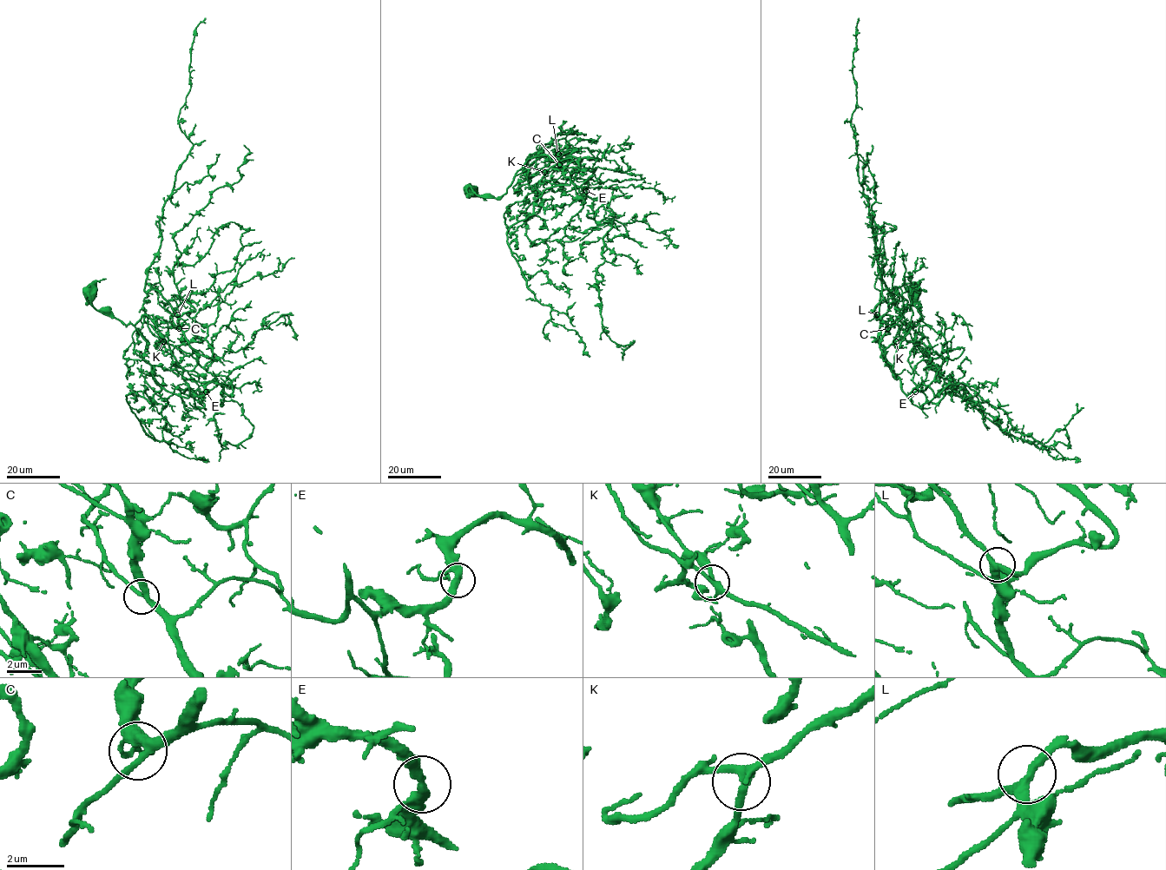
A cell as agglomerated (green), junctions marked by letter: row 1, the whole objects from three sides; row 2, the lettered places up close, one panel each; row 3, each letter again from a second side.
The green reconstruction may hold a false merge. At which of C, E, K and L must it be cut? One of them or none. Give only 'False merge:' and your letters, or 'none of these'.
False merge: none of these

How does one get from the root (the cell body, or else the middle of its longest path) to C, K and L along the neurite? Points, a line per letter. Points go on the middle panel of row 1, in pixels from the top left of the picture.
C: (471, 189), (499, 198), (530, 158), (547, 155), (565, 168), (576, 168), (578, 160), (569, 156), (559, 164)
K: (471, 189), (499, 198), (536, 156), (565, 168), (578, 164), (567, 158), (544, 172)
L: (471, 189), (499, 198), (536, 156), (578, 165), (571, 156), (560, 162), (558, 154)

